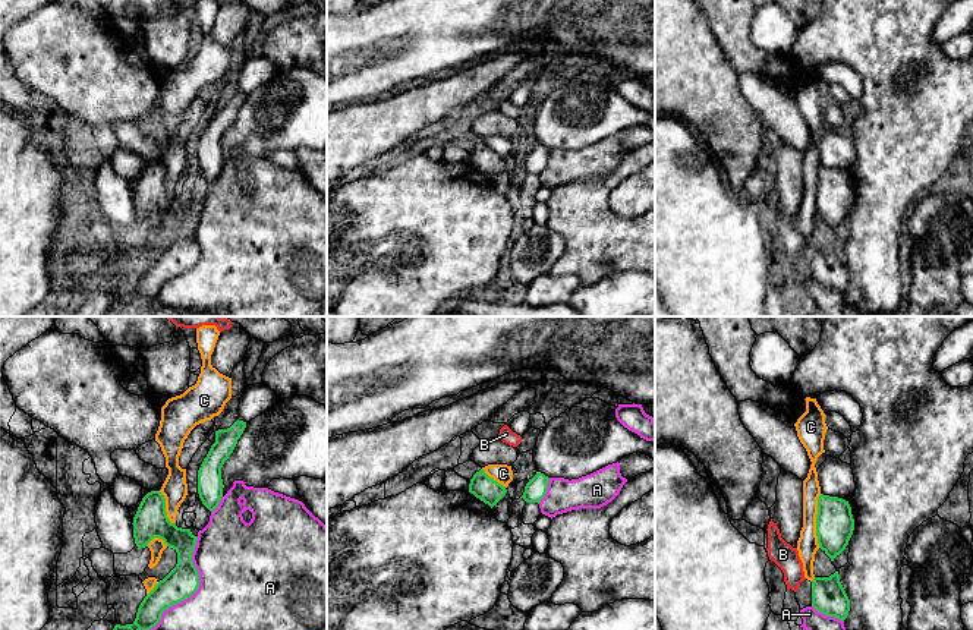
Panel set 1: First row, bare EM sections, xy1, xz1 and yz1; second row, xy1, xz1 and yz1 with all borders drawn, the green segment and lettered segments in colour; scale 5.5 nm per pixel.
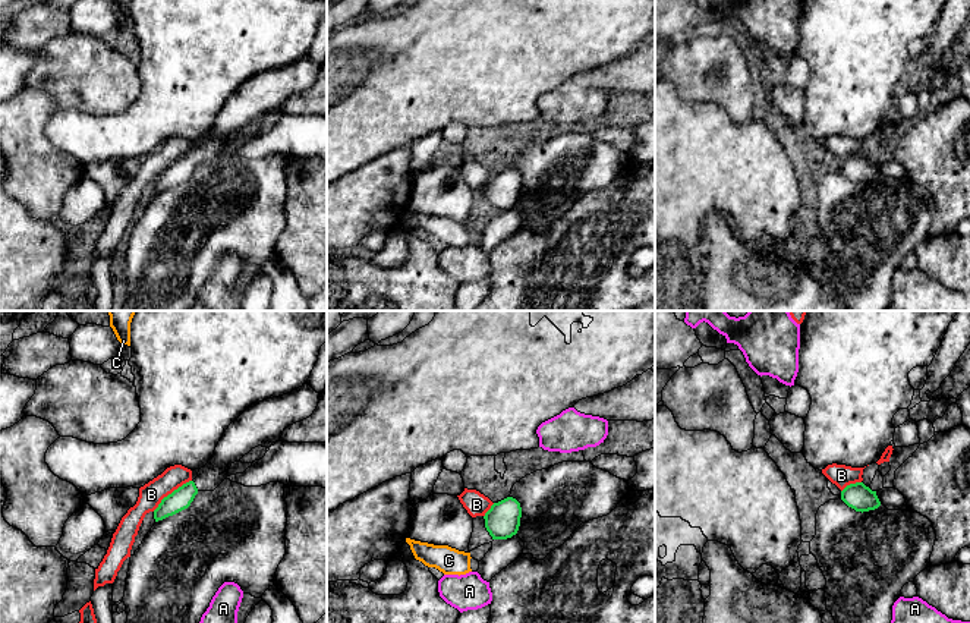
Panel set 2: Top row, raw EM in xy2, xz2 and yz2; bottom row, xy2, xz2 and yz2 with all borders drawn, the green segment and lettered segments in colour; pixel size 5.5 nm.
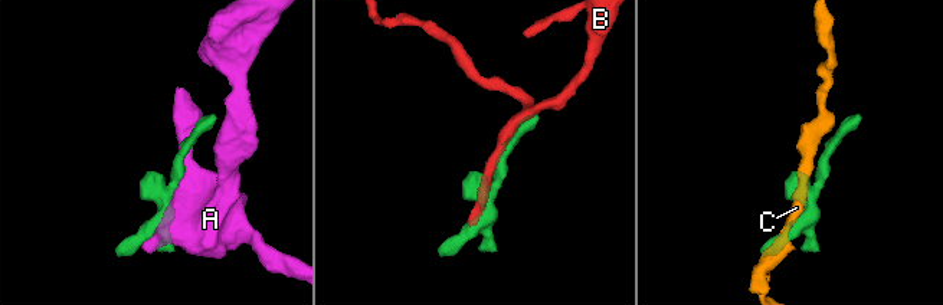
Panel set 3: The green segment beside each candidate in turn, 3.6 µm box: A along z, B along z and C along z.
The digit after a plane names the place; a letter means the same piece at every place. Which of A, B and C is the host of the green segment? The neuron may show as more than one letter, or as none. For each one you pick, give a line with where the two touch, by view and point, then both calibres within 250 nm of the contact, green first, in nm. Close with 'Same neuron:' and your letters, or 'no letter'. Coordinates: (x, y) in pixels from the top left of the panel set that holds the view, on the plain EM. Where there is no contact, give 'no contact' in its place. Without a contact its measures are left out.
Same neuron: no letter

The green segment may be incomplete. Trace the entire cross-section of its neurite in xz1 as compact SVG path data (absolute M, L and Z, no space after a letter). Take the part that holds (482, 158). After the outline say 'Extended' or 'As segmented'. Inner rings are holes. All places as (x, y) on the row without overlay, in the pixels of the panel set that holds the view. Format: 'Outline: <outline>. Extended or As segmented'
Outline: M481 141L470 151L469 164L492 180L506 167L507 161Z. As segmented

